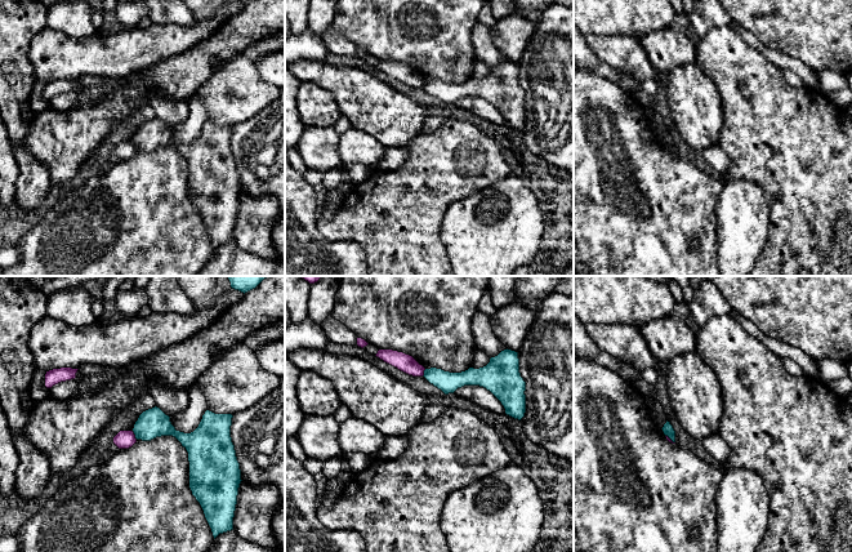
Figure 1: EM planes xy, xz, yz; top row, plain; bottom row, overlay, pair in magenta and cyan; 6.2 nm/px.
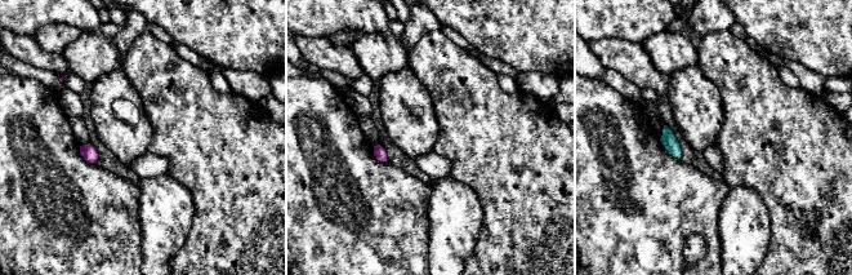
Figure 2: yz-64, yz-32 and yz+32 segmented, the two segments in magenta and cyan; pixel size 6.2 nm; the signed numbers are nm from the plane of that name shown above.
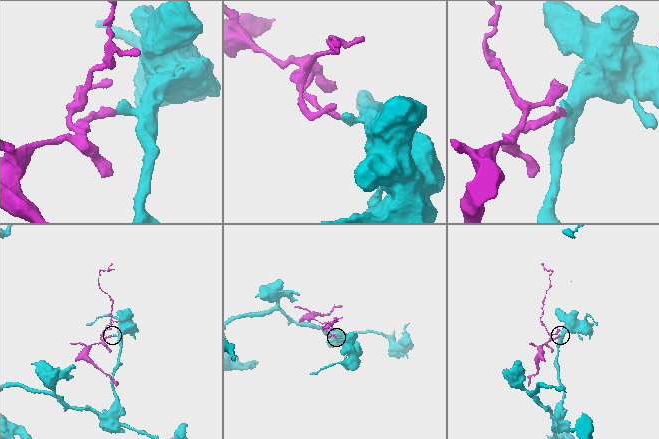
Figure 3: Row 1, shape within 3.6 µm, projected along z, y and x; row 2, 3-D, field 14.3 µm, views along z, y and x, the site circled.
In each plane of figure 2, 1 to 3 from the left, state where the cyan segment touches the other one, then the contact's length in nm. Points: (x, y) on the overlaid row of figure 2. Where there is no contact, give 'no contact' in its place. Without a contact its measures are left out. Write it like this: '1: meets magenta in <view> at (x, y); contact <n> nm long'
1: no contact
2: no contact
3: no contact

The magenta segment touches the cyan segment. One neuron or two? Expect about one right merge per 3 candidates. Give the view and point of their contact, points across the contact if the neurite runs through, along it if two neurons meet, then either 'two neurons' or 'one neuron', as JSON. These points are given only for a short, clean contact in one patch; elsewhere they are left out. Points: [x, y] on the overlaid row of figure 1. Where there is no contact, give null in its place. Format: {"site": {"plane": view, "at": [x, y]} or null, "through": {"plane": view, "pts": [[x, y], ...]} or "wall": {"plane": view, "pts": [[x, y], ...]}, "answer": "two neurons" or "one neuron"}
{"site": {"plane": "xy", "at": [134, 435]}, "wall": {"plane": "xy", "pts": [[132, 431], [137, 439]]}, "answer": "two neurons"}

